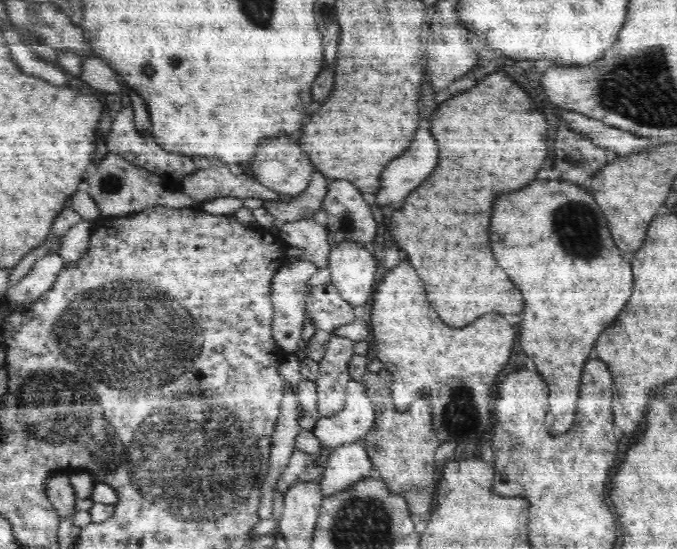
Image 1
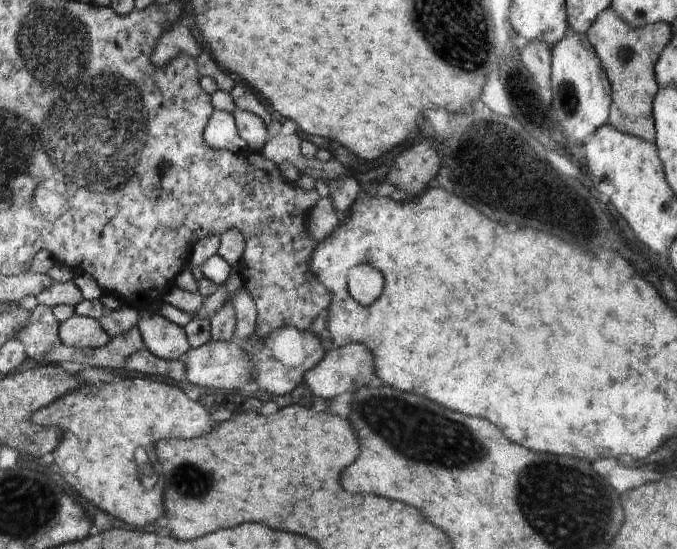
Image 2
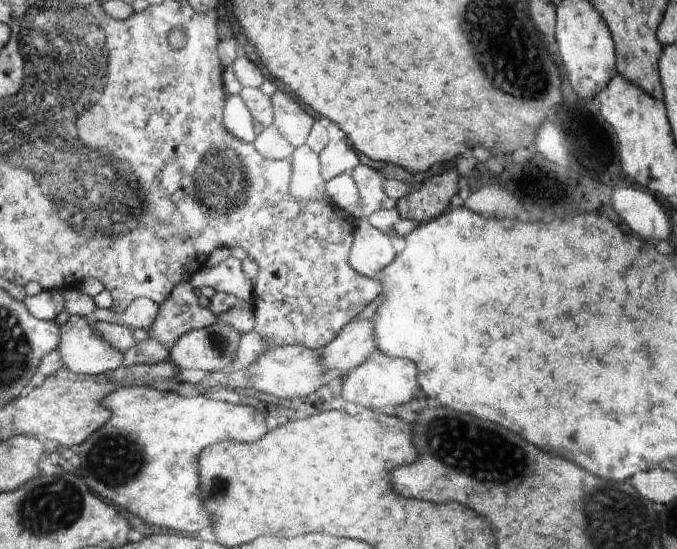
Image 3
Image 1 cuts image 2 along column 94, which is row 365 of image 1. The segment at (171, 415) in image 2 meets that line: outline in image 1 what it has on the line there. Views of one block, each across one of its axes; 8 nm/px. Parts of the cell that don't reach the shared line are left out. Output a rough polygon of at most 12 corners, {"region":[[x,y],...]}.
{"region":[[400,262],[372,302],[404,411],[430,390],[442,442],[490,434],[516,340],[500,314],[448,328]]}

